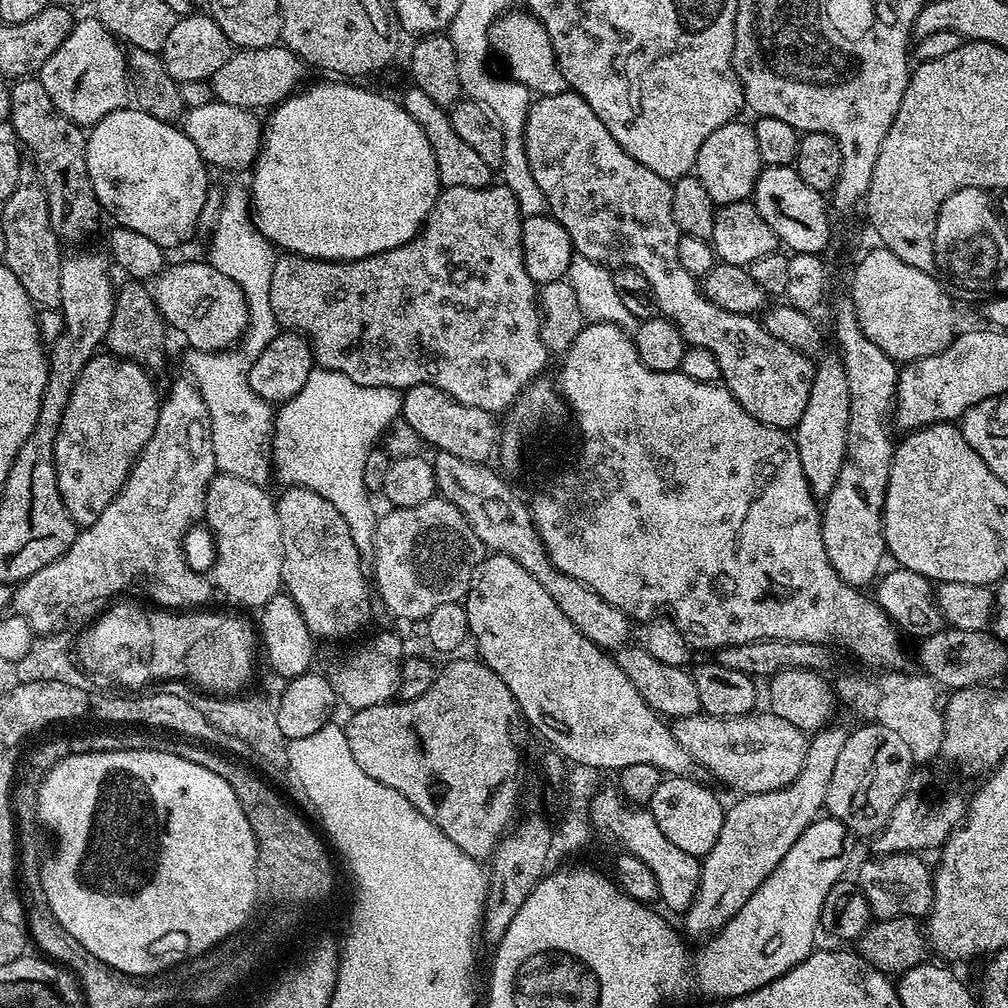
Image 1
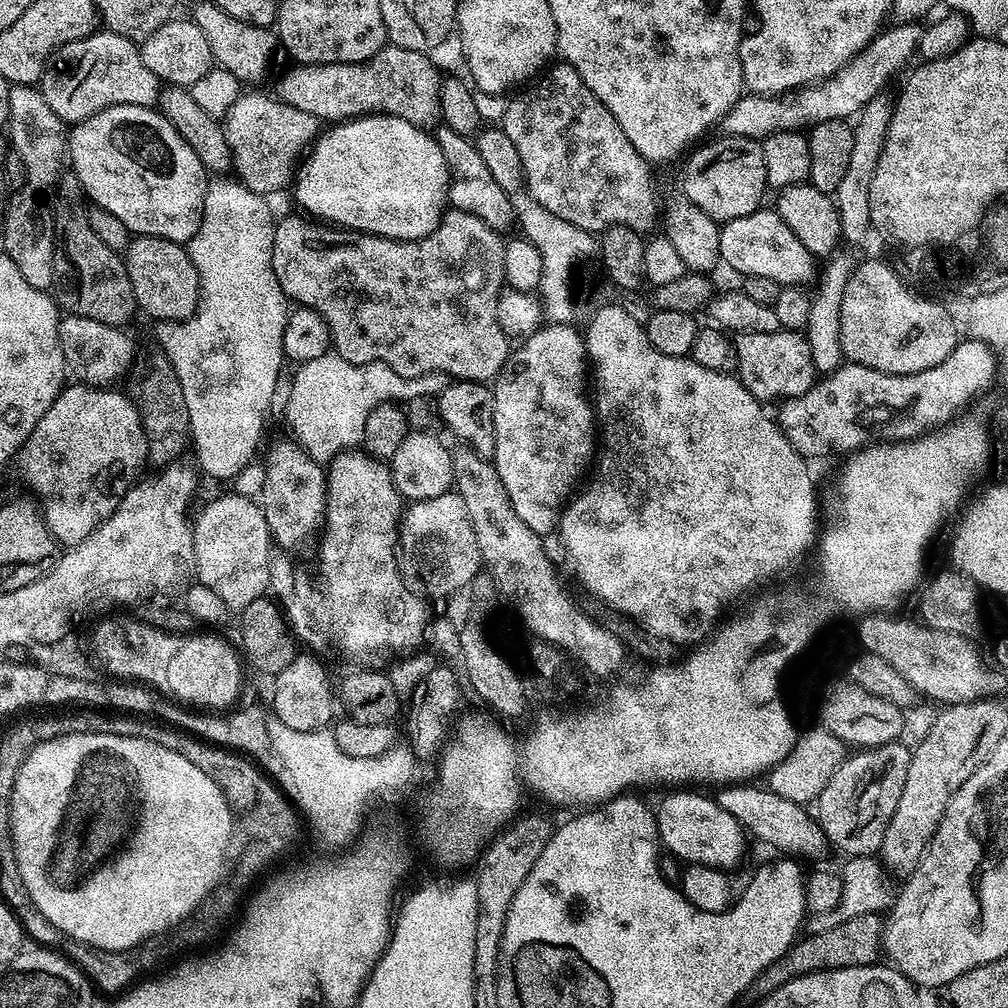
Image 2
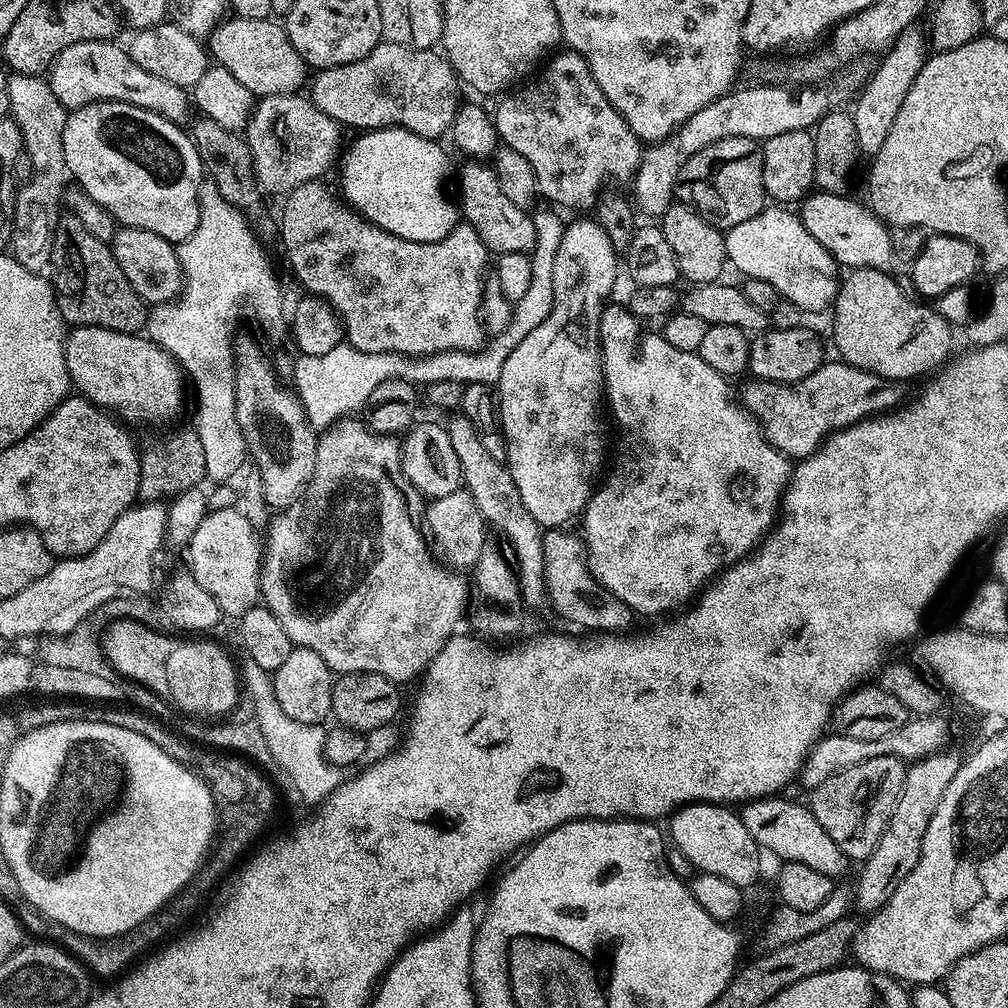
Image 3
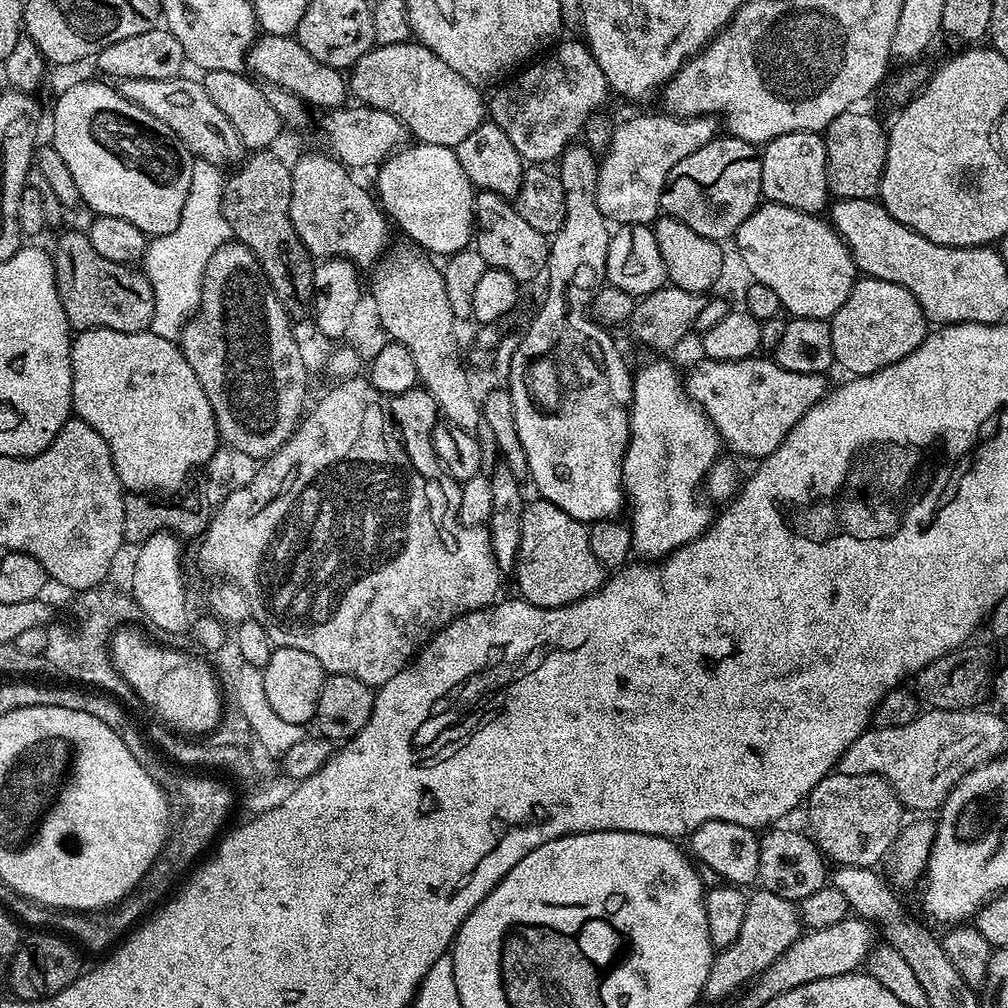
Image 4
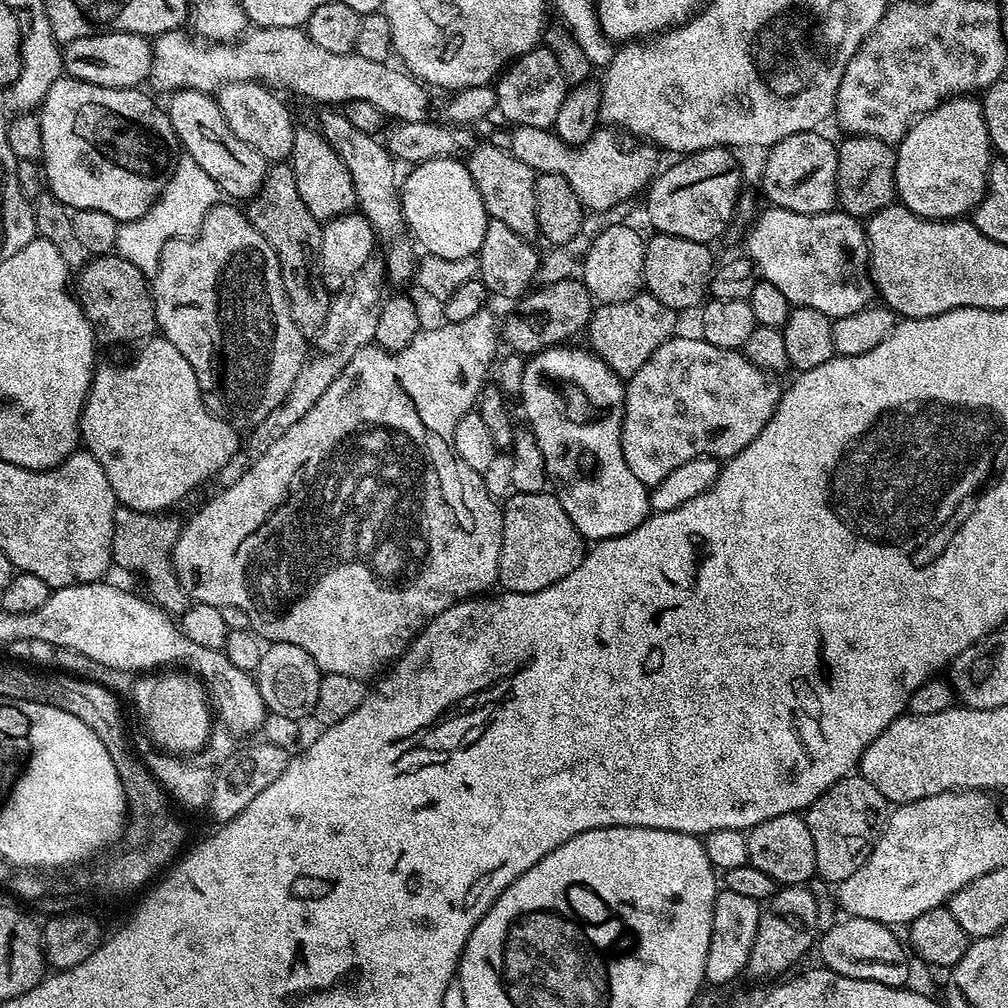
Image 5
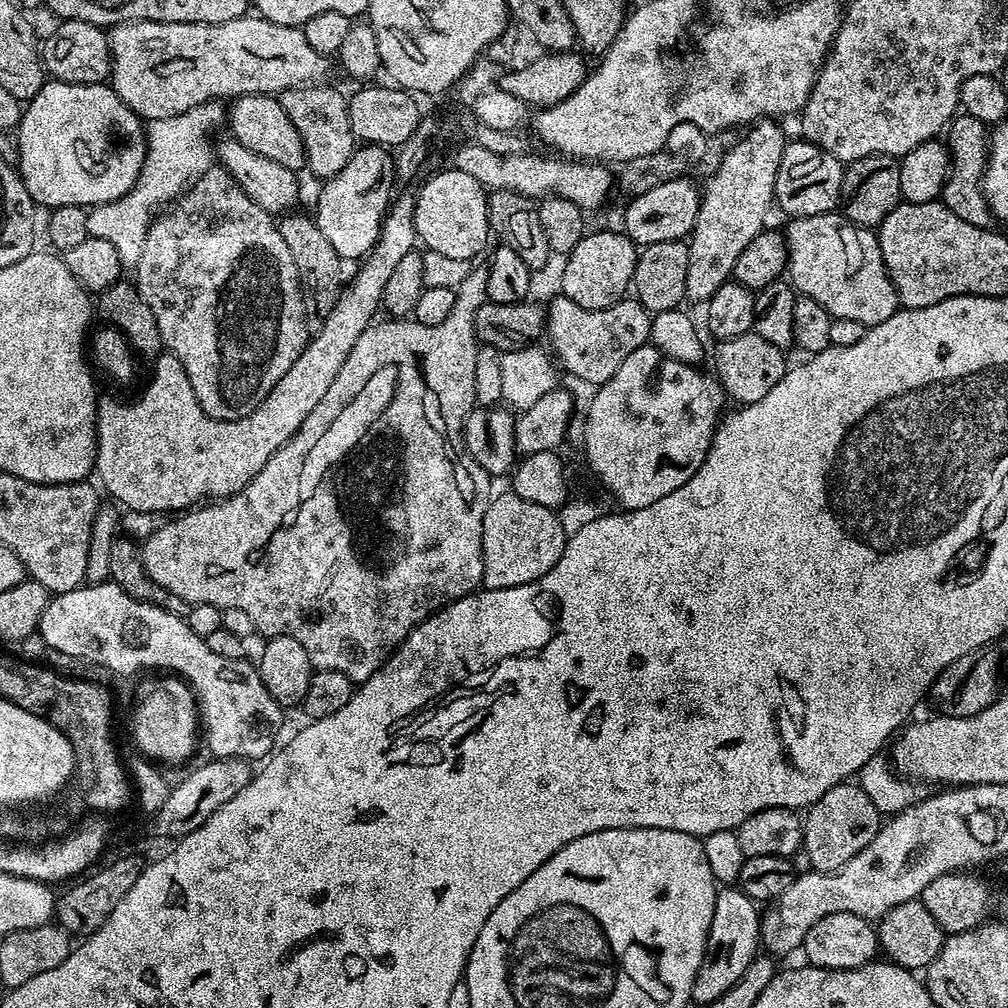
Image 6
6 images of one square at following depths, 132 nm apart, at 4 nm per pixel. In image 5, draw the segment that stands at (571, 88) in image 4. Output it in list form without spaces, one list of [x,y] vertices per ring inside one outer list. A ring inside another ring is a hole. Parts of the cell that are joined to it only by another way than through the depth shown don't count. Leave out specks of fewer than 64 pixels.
[[[537,46],[531,48],[526,54],[522,54],[521,56],[516,57],[515,60],[512,61],[511,64],[505,67],[504,71],[500,73],[498,79],[494,84],[494,91],[496,94],[496,106],[495,111],[497,113],[501,112],[502,115],[505,116],[506,119],[509,120],[509,125],[515,126],[517,124],[525,124],[526,126],[532,126],[534,128],[546,128],[551,129],[553,125],[556,123],[556,119],[558,118],[558,110],[562,107],[562,102],[566,98],[566,94],[568,93],[570,85],[568,83],[568,79],[564,77],[562,74],[562,70],[558,66],[558,58],[548,49],[546,46]]]

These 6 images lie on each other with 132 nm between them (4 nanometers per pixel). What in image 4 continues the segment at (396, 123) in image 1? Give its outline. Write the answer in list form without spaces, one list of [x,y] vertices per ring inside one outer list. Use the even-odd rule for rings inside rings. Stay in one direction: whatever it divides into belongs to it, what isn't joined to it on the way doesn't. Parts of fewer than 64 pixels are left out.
[[[419,142],[413,143],[413,145],[413,148],[401,147],[381,164],[380,172],[376,175],[374,192],[378,197],[380,207],[390,217],[391,223],[395,227],[397,224],[416,243],[413,245],[419,246],[425,253],[437,252],[440,258],[447,258],[453,252],[460,252],[473,243],[472,202],[474,189],[466,178],[466,170],[462,170],[453,149]]]

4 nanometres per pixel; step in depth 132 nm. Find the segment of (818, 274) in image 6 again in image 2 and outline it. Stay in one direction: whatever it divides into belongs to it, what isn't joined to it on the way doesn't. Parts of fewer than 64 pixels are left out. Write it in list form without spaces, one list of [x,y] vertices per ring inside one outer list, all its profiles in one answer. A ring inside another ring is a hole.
[[[775,210],[751,212],[742,218],[727,221],[720,230],[720,259],[740,272],[741,277],[774,278],[774,282],[781,286],[808,282],[818,268],[810,250],[798,242],[790,226],[780,220]]]

